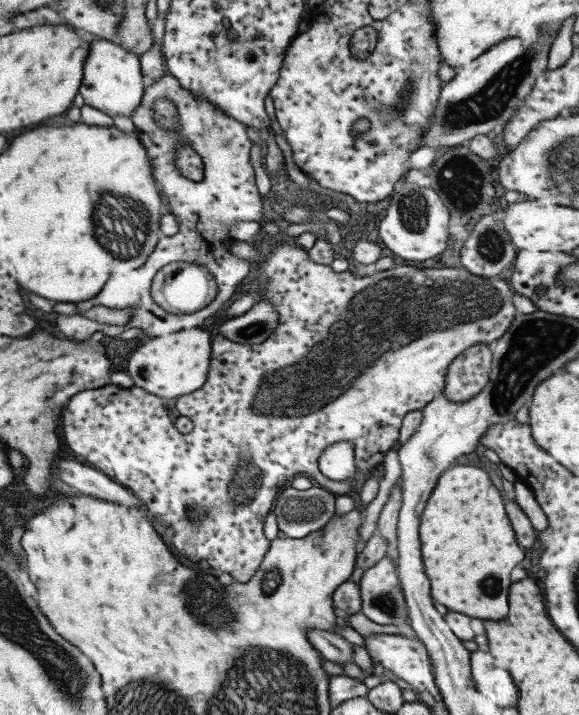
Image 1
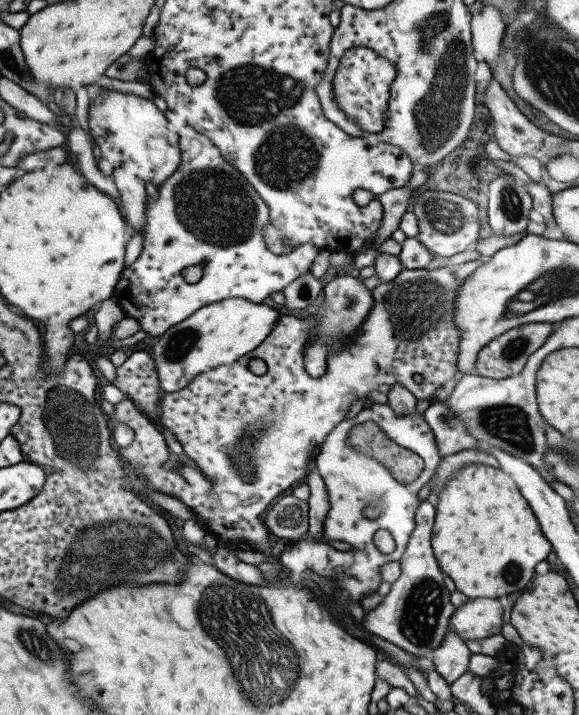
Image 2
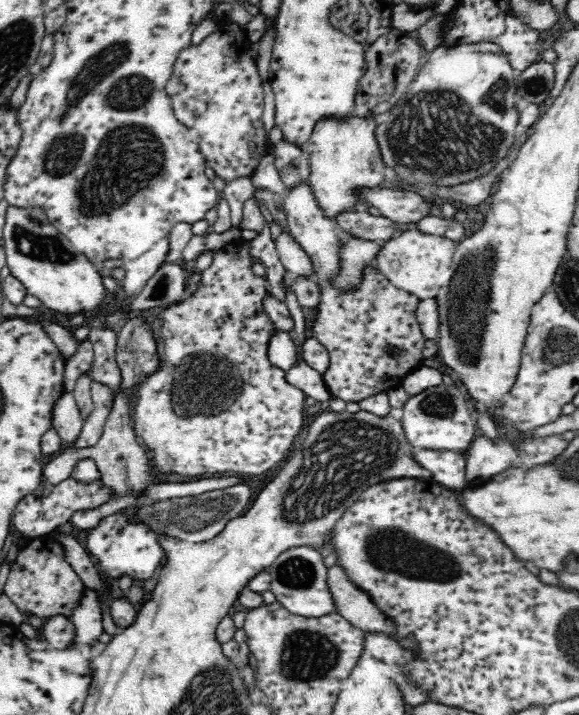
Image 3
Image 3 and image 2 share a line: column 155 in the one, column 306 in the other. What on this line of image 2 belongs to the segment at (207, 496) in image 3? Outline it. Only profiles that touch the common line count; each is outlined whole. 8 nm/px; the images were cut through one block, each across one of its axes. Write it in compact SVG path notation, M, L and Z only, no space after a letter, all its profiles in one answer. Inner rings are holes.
M293 495L280 496L265 514L263 523L276 537L295 541L308 530L308 504Z

